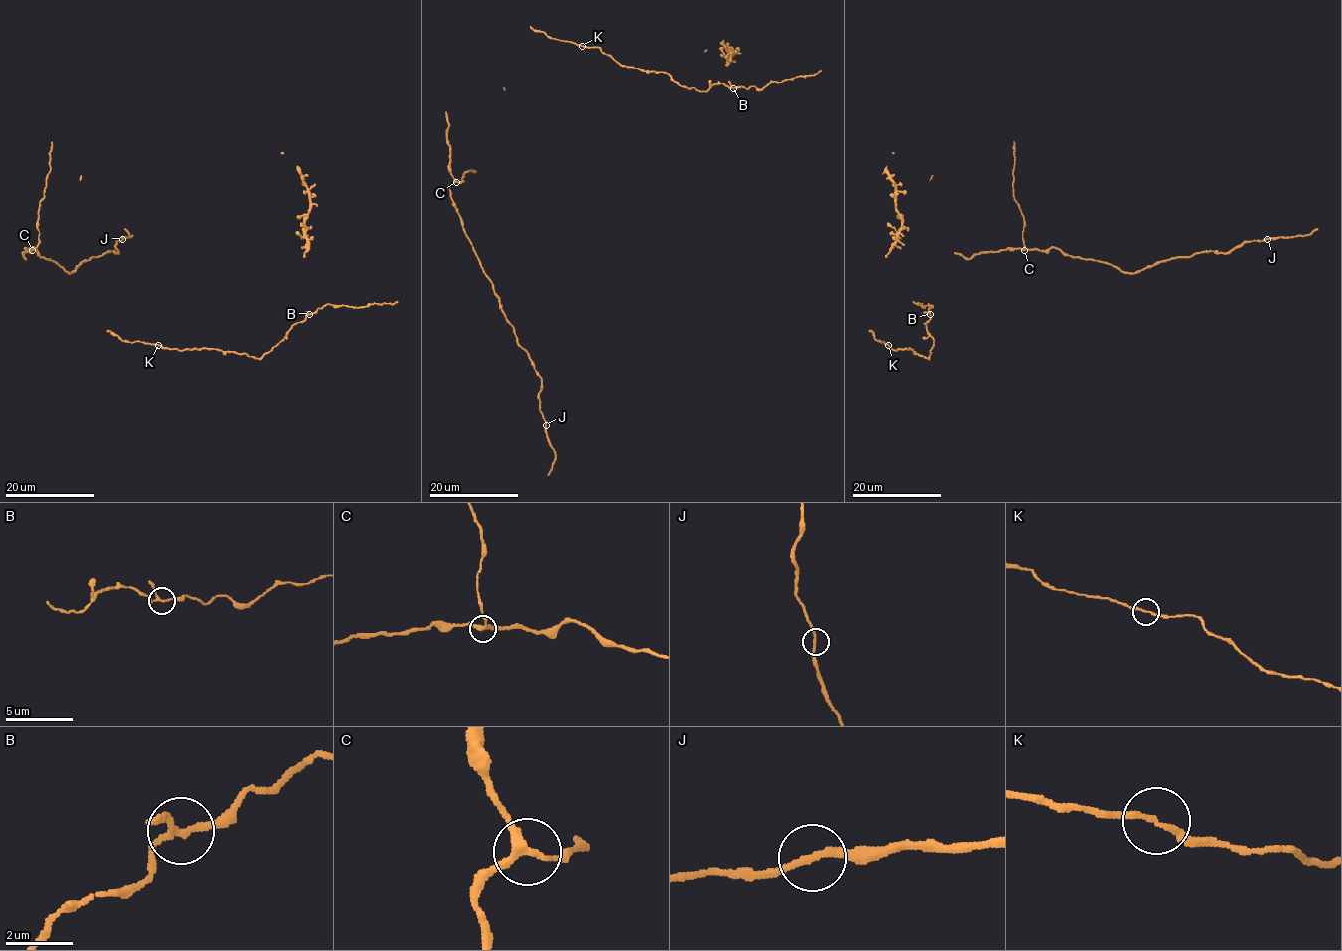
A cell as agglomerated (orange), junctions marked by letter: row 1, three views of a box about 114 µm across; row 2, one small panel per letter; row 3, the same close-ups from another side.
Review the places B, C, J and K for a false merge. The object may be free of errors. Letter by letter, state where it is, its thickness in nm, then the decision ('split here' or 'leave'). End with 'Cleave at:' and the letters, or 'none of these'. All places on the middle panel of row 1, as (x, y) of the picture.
B: place (733, 88); calibre 150 nm; leave
C: place (456, 182); calibre 240 nm; leave
J: place (546, 425); calibre 180 nm; leave
K: place (582, 46); calibre 160 nm; leave
Cleave at: none of these

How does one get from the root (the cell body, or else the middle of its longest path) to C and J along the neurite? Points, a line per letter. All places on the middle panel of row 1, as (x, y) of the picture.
C: (448, 145), (449, 172), (456, 182)
J: (448, 145), (449, 172), (453, 178), (450, 197), (517, 342), (541, 379), (539, 410), (546, 425)

